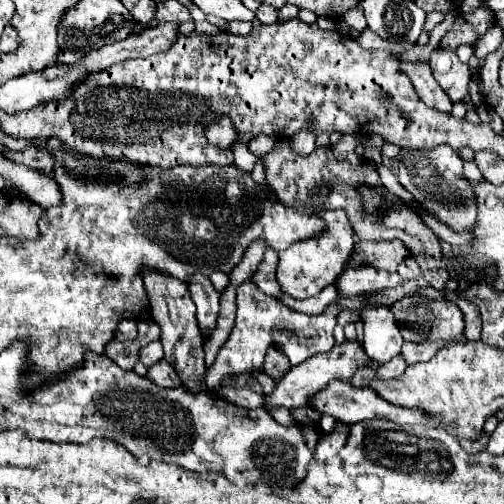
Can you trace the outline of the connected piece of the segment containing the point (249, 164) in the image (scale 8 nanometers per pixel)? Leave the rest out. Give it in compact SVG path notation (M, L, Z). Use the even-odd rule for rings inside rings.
M238 144L238 146L236 146L236 166L238 166L240 170L252 172L256 160L258 160L258 158L248 150L246 144Z

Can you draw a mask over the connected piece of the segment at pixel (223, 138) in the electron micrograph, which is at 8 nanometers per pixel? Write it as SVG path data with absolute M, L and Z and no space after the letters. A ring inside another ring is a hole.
M222 118L218 122L212 122L204 132L206 132L206 138L212 144L222 146L222 148L232 146L236 142L236 136L238 136L236 130L234 130L234 126L232 126L232 122L230 122L230 118Z

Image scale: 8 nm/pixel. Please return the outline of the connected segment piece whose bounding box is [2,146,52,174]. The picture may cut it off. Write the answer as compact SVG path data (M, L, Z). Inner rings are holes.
M28 146L20 152L2 152L6 158L10 158L10 162L20 162L24 166L30 166L34 170L44 170L44 174L52 172L52 158L48 154L46 148L38 148L38 146Z

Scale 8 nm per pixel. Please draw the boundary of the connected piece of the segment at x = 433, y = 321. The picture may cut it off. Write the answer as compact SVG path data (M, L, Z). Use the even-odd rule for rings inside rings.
M406 296L390 306L402 326L404 340L410 342L456 342L464 332L464 316L454 302L448 300L430 300L426 296Z

